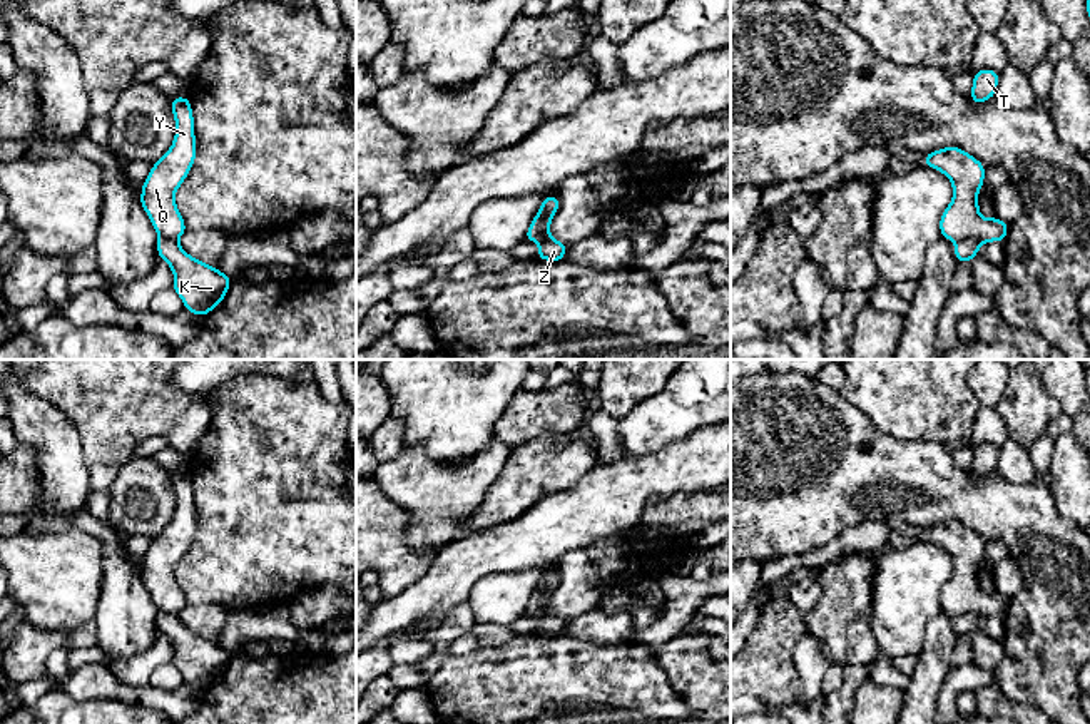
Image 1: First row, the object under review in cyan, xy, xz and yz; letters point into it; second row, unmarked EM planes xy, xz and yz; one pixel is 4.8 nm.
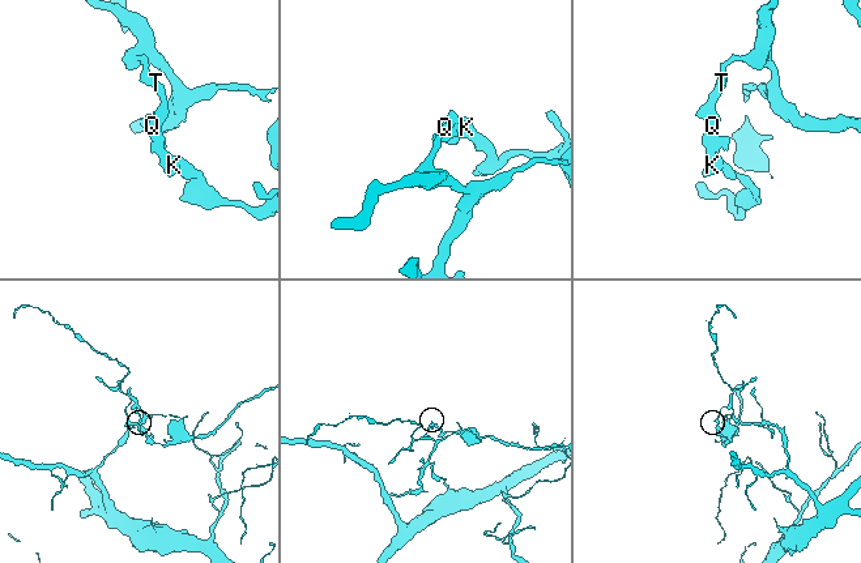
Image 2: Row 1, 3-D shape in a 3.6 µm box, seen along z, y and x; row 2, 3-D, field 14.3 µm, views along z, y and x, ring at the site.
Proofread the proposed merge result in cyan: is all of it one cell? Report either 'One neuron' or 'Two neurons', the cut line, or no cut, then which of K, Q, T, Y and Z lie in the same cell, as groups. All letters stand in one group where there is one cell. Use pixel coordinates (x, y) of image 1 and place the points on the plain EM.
Two neurons. Split along xz (539, 587), (544, 592), (544, 599), (535, 614). Groups: K / Q T Y Z

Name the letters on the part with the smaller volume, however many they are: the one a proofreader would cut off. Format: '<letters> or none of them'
K

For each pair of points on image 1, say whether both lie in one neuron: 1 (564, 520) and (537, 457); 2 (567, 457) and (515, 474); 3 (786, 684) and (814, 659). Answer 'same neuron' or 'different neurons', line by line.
1: different neurons
2: same neuron
3: different neurons

